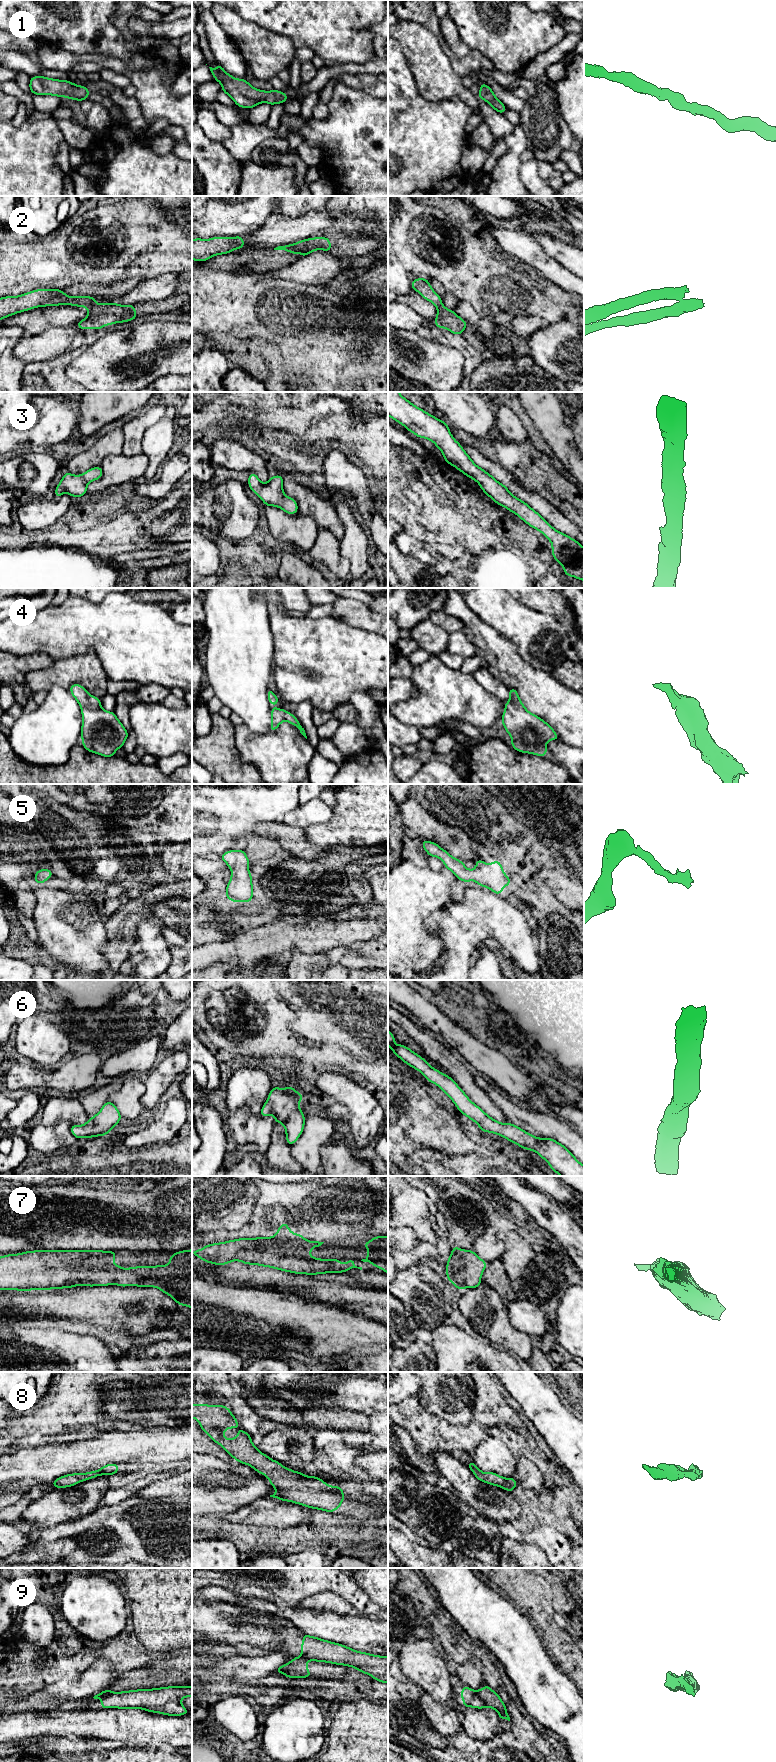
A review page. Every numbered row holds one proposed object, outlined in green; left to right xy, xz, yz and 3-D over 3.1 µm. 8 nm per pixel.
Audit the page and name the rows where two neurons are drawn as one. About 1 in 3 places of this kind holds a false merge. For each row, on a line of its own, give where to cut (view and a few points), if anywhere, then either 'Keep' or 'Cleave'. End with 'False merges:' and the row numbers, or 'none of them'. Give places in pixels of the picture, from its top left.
1: No split. Keep
2: Split along xy (95, 303), (88, 308). Cleave
3: No split. Keep
4: No split. Keep
5: No split. Keep
6: No split. Keep
7: No split. Keep
8: No split. Keep
9: Split along yz (476, 1691), (486, 1706). Cleave
False merges: 2, 9

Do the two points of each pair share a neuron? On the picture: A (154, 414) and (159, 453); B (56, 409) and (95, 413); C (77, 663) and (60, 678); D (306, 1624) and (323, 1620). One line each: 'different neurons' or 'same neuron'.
A: different neurons
B: different neurons
C: same neuron
D: same neuron

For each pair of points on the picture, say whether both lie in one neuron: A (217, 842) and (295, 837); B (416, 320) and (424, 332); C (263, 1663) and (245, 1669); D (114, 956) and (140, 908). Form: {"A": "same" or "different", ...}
{"A": "different", "B": "same", "C": "same", "D": "same"}

